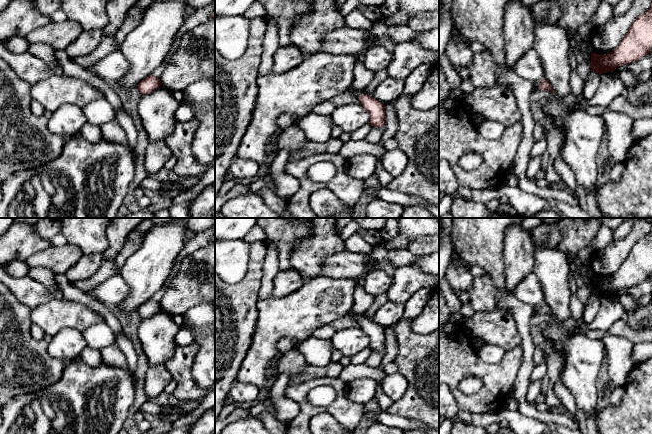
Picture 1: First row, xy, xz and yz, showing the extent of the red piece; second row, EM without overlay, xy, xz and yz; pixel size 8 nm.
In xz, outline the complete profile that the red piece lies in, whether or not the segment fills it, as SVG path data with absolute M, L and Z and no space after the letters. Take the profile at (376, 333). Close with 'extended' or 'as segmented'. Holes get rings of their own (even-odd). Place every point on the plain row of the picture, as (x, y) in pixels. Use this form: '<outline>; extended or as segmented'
M350 312L354 320L359 322L360 328L370 338L370 349L375 351L385 350L385 329L373 322L371 319L363 318L362 315Z; extended

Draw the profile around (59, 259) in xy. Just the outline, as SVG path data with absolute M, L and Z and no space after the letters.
M73 244L51 246L37 252L26 260L29 268L45 267L54 274L65 274L83 255L82 250Z

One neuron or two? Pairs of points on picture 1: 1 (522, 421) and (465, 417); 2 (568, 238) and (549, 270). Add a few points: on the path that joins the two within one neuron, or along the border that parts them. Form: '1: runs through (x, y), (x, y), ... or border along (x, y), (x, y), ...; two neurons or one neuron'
1: runs through (508, 417), (479, 418); one neuron
2: border along (538, 247), (547, 245), (559, 249), (566, 256); two neurons

